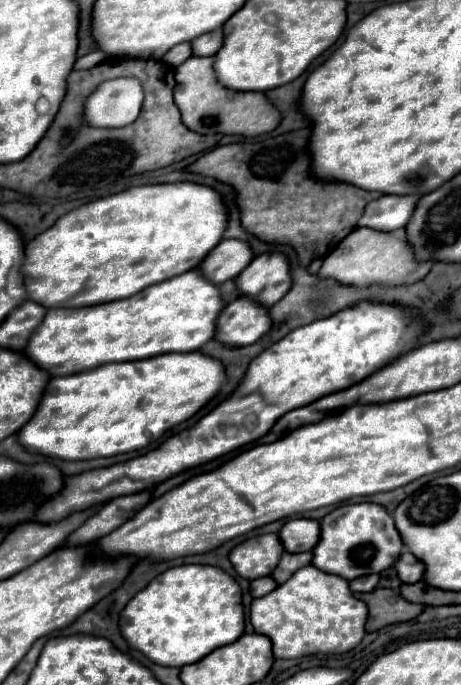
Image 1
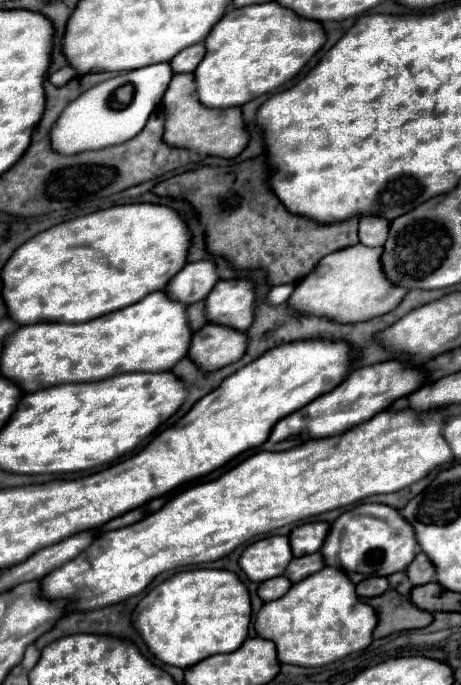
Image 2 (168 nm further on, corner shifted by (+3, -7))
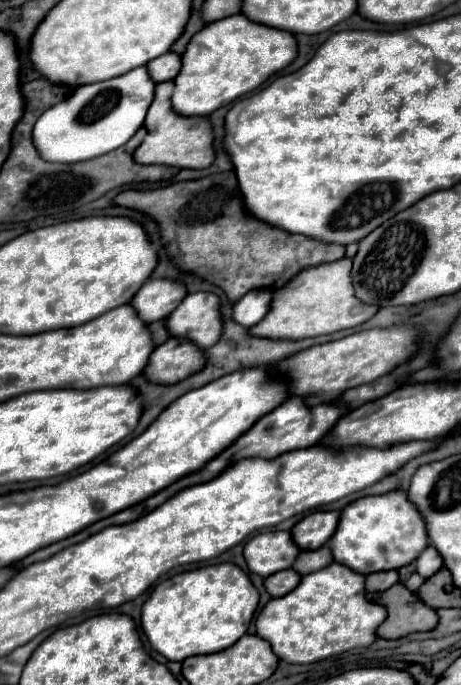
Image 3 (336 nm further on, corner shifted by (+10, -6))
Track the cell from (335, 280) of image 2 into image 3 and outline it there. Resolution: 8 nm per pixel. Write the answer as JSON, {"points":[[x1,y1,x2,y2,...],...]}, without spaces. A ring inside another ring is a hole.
{"points":[[339,259,333,263,303,269,285,287,273,293,267,315,257,325,253,325,249,333,253,333,253,337,305,339,305,337,329,335,365,323,377,313,377,307,365,305,353,295,349,271,351,271,351,259]]}

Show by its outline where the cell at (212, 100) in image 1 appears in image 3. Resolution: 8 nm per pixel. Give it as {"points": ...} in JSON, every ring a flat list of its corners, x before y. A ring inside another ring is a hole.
{"points":[[165,81,165,83,157,83,155,85,155,97,153,103,147,111,145,123,143,127,147,129,147,137,145,141,133,151,133,159,139,165,169,165,169,167,177,167,177,169,205,169,213,163,215,159,215,151,213,151,213,129,207,117,181,117,177,113,173,113,171,109,171,97,173,93,173,81]]}

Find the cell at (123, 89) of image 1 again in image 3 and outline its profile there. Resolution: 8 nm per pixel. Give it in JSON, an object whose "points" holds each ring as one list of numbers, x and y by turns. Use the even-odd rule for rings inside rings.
{"points":[[137,67,125,75,119,75,119,77,107,79,107,81,83,85,71,97,53,105,39,117,39,121,35,123,35,129,33,129,33,143,39,151,39,155,45,161,53,161,53,163,77,163,77,161,87,161,87,159,105,155,105,153,125,145,135,135,135,131,143,125,147,109,153,101,153,91,155,91,155,83,149,79,145,67]]}

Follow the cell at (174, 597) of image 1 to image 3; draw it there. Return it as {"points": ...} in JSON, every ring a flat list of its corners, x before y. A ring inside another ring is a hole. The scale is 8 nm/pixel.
{"points":[[219,563,179,573,157,585,143,605,143,631,163,657,183,661,191,655,223,651,237,643,249,629,259,605,259,591,249,575,235,563]]}

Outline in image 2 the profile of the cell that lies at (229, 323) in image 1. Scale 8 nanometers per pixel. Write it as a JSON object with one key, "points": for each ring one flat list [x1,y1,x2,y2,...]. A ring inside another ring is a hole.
{"points":[[206,324,194,332,188,356,206,372,238,362,244,354,244,332,220,324]]}

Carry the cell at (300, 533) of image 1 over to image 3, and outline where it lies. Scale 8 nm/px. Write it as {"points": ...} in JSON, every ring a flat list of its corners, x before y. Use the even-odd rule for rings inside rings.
{"points":[[313,511,305,515,291,529,291,535,293,535,293,541,297,541,297,545,303,551,317,549,331,539,337,523,339,523,339,511]]}

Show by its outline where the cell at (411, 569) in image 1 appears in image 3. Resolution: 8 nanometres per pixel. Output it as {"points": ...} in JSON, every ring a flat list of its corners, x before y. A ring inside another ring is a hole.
{"points":[[429,545,429,547,419,555,419,559,417,559,415,563,417,563,417,573,423,575,425,579,429,579,431,575,435,575,435,573,443,567,443,557,439,555,439,551,437,551,433,545]]}

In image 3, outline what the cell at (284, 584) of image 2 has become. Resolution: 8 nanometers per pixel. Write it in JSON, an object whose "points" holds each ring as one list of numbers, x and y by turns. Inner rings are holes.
{"points":[[285,569,285,571,269,575,265,579,265,587,267,587,267,591,269,591,271,597,283,597,285,593,293,591,299,581,301,581,301,575,297,571]]}

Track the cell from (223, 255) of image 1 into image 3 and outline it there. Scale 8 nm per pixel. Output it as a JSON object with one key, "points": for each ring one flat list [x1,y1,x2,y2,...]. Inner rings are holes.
{"points":[[153,279,147,281,131,299,137,315,145,323,165,319,187,295,185,287,171,279]]}

